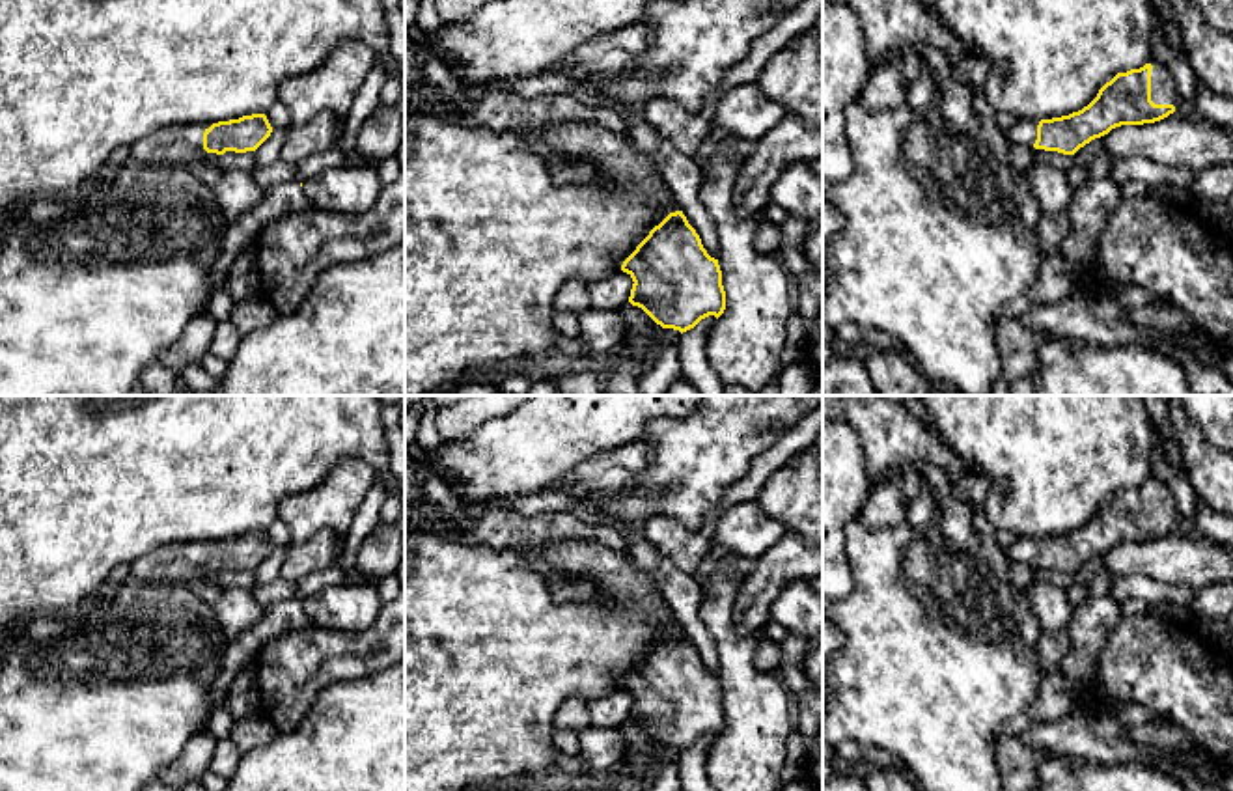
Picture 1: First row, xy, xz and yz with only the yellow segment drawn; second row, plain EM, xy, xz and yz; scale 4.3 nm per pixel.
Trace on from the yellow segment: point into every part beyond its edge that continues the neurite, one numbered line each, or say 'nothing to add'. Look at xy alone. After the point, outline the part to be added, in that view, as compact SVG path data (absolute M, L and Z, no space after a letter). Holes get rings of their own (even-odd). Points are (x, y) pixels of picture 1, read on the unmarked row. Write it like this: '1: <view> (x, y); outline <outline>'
1: xy (181, 562); outline M177 541L160 545L131 563L132 578L149 584L200 586L218 575L203 567L203 550L213 541Z

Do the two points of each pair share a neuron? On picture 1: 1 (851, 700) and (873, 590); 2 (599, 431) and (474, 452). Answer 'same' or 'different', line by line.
1: same
2: same

